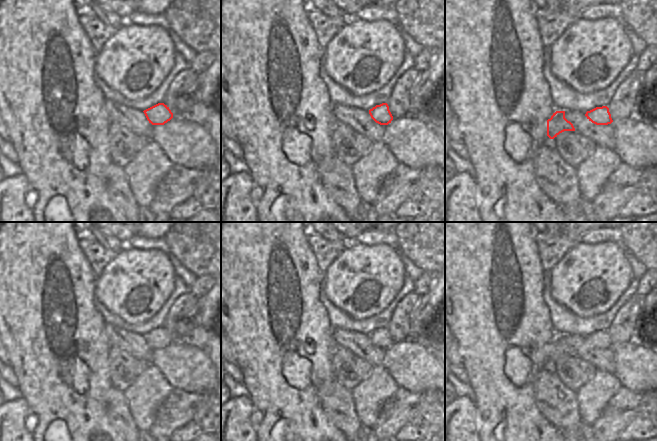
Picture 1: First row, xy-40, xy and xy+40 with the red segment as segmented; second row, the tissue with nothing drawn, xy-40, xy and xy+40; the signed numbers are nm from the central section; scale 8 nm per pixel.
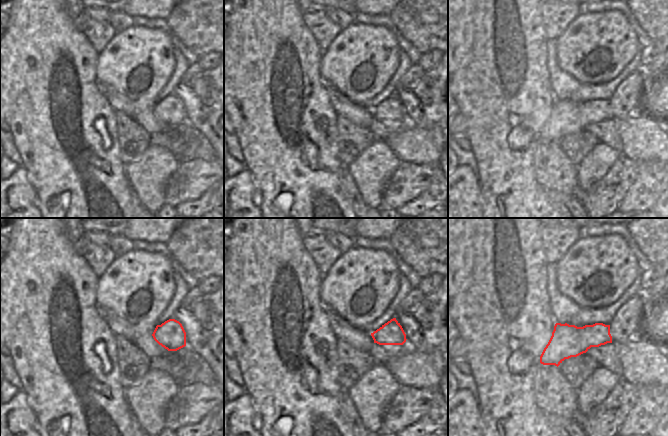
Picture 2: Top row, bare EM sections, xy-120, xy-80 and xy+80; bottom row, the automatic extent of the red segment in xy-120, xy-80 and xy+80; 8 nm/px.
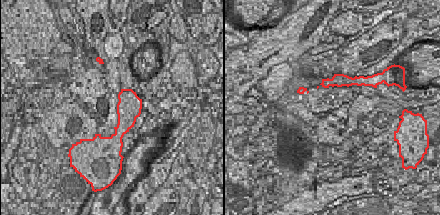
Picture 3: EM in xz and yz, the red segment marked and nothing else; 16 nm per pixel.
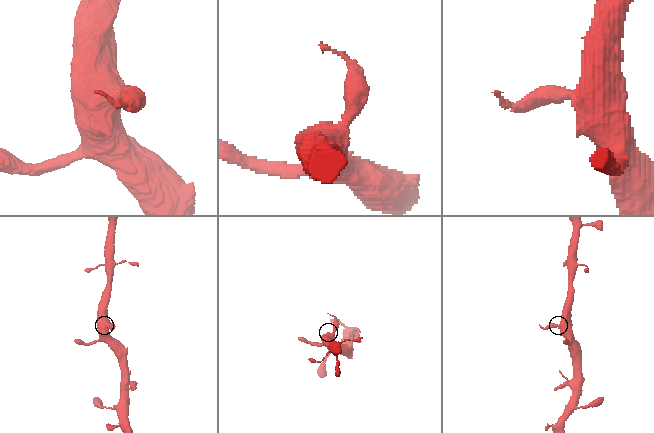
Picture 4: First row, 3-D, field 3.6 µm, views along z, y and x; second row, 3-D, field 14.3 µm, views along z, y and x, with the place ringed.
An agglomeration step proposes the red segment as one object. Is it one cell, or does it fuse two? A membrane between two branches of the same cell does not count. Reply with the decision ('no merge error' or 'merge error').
no merge error

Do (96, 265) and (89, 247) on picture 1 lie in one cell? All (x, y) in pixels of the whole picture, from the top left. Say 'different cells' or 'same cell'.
same cell

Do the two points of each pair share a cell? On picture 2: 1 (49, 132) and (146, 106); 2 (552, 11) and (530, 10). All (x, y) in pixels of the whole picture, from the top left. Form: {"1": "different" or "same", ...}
{"1": "different", "2": "different"}

